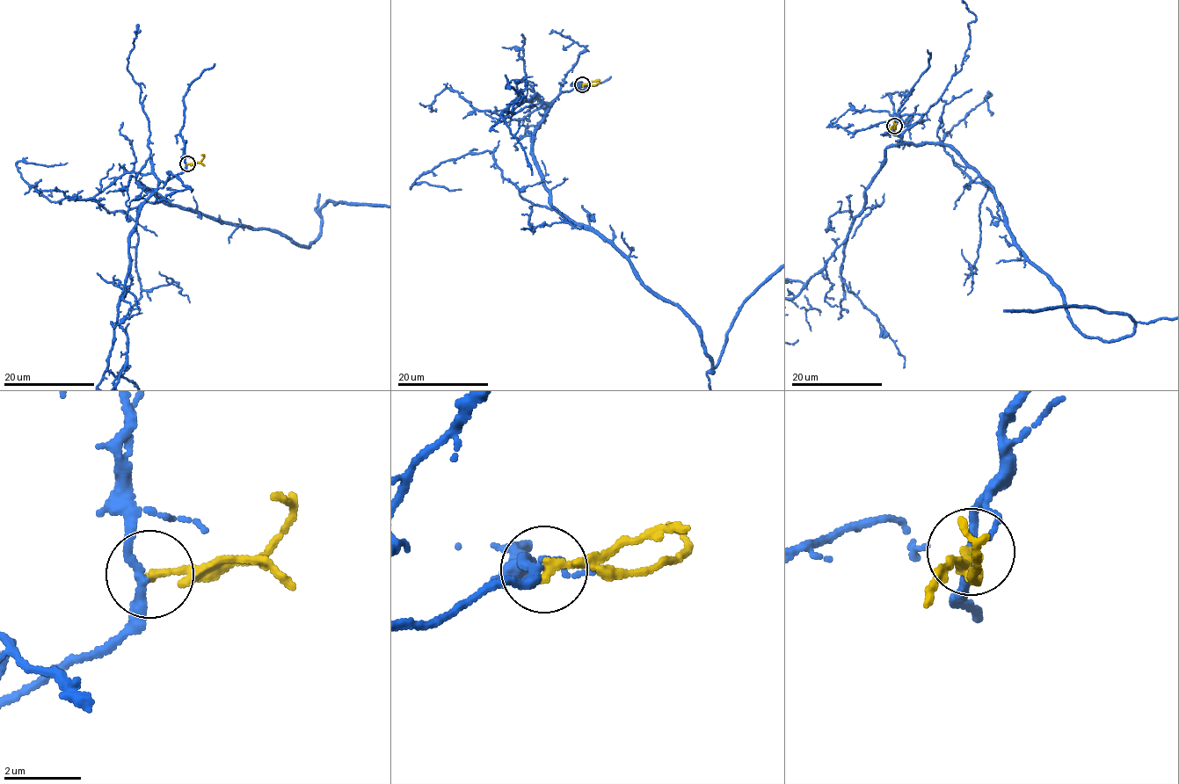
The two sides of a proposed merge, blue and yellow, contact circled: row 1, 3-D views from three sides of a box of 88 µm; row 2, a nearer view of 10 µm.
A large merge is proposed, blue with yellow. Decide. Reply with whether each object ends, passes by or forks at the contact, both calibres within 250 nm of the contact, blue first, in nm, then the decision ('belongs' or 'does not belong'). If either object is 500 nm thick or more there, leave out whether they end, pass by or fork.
blue passes by; yellow ends there; 240 nm thick on the blue side, 200 nm on the other; does not belong

